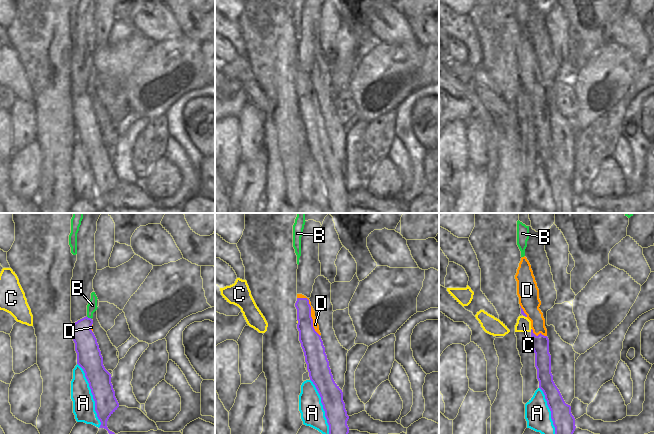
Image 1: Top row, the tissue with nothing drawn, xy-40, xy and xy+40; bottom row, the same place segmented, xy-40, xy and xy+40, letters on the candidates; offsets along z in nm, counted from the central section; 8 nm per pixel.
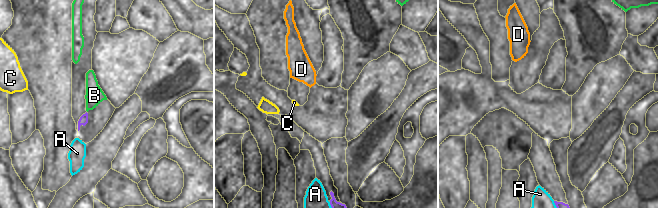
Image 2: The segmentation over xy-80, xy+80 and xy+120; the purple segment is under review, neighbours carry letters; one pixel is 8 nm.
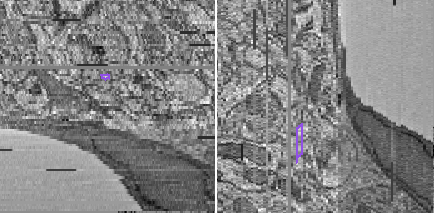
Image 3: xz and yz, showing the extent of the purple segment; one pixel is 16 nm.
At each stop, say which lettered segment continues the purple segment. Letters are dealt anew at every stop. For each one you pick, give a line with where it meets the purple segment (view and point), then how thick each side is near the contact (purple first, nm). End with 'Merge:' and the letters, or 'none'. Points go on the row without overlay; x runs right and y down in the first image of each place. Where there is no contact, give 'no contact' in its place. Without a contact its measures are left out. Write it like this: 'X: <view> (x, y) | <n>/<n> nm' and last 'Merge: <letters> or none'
D: xy (310, 88) | 170/50 nm
Merge: D

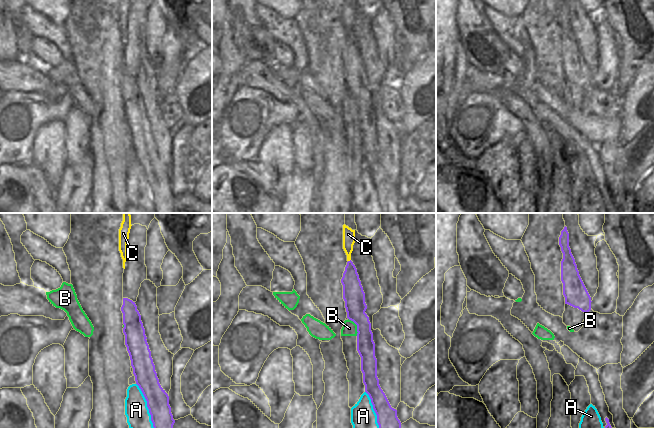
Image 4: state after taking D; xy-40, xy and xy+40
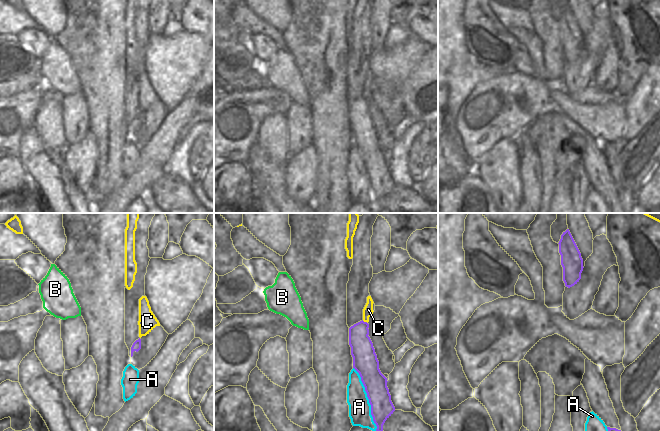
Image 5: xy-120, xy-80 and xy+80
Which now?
Merge: none

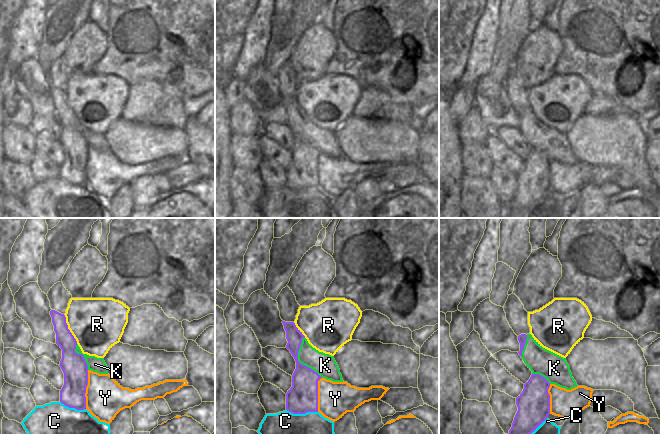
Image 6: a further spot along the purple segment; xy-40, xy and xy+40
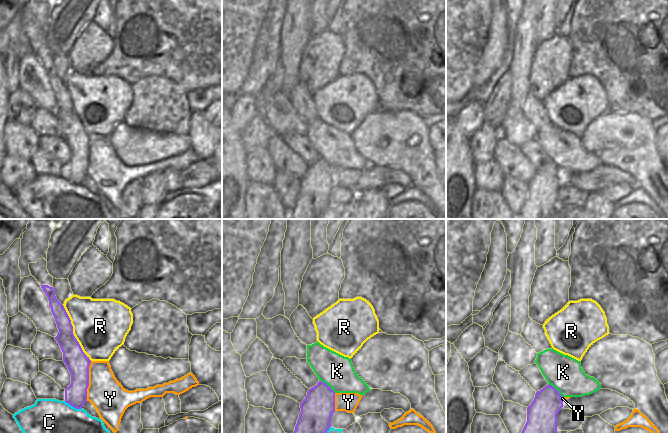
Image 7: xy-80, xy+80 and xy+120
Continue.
Merge: none

